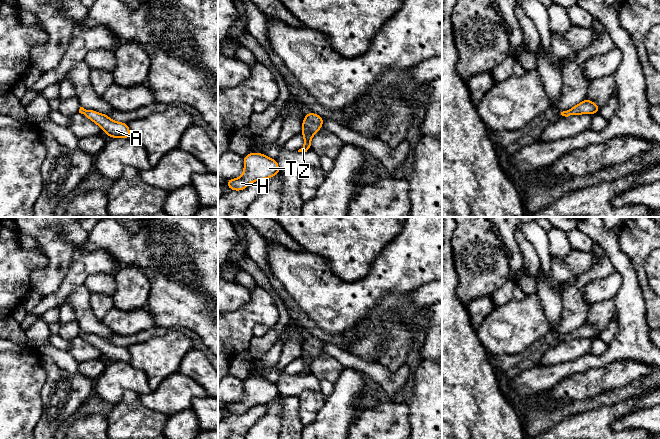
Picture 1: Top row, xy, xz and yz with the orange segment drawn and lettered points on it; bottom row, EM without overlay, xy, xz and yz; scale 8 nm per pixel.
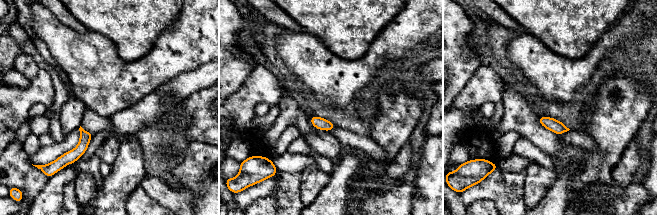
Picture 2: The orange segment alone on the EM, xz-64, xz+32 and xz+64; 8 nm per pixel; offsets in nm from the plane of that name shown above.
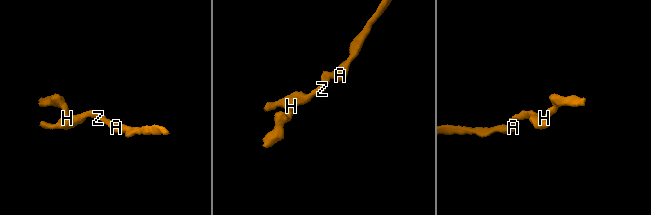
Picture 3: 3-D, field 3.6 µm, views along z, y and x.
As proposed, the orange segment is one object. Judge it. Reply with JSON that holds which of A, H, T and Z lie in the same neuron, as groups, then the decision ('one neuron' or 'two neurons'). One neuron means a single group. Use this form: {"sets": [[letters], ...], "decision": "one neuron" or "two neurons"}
{"sets": [["A", "H", "T", "Z"]], "decision": "one neuron"}

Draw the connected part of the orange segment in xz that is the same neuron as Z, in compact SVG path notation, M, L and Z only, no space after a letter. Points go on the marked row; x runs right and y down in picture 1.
M307 112L303 122L302 122L302 131L304 138L304 146L298 150L298 152L307 152L311 149L311 139L312 137L319 132L324 121L323 117Z

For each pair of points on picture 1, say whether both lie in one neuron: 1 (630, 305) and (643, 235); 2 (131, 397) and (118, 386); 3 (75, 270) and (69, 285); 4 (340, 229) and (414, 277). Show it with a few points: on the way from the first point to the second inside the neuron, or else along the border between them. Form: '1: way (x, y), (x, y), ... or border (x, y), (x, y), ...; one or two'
1: border (624, 253), (634, 267), (642, 296); two
2: border (138, 394), (131, 390), (126, 390), (114, 405); two
3: way (75, 274), (75, 278), (72, 281); one
4: border (394, 237), (378, 255), (366, 274); two

